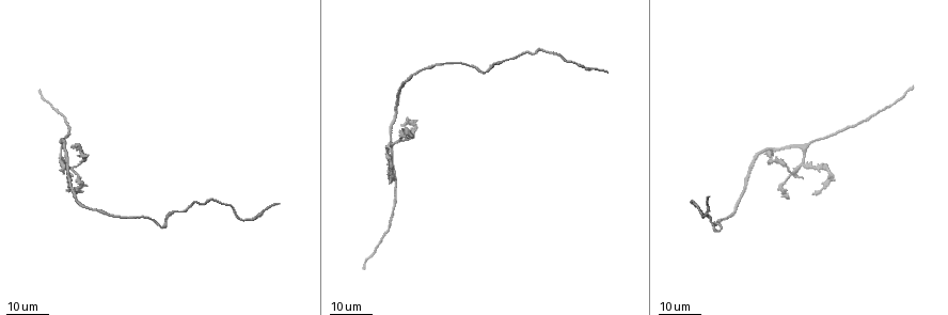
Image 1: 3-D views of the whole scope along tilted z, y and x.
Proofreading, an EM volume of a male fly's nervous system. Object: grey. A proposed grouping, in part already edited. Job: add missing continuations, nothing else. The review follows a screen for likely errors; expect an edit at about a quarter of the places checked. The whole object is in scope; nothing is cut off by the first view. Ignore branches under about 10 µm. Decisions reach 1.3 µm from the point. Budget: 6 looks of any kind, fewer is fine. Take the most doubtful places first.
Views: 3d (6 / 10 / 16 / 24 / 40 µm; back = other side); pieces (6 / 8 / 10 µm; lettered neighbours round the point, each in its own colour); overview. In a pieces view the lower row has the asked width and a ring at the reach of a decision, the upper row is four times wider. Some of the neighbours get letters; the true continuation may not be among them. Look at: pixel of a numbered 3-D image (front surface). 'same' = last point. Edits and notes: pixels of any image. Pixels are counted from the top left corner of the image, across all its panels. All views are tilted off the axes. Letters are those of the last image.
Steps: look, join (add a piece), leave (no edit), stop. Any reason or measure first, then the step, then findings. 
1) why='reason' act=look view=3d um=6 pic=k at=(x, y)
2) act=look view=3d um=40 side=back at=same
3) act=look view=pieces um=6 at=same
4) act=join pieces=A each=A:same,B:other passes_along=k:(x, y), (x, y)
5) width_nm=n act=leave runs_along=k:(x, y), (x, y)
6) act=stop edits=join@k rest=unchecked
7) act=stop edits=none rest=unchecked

why='end of a long branch' act=look view=3d um=24 pic=1 at=(607, 71)

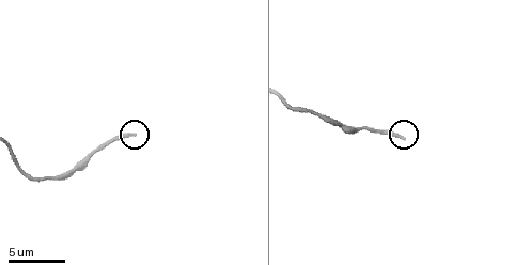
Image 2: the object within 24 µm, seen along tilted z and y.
act=look view=pieces um=8 pic=2 at=(133, 136)

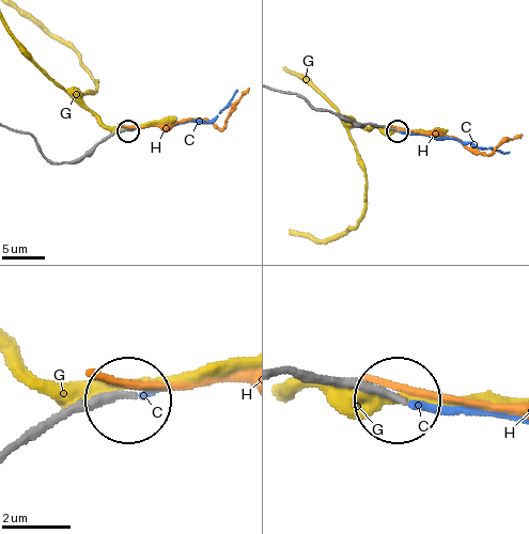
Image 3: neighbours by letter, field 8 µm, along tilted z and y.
width_nm=220 act=join pieces=C each=C:same,G:other,H:other passes_along=3:(106, 140), (146, 126), (209, 121), (237, 91) found='the neuron continues'

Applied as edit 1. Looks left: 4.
act=look view=overview

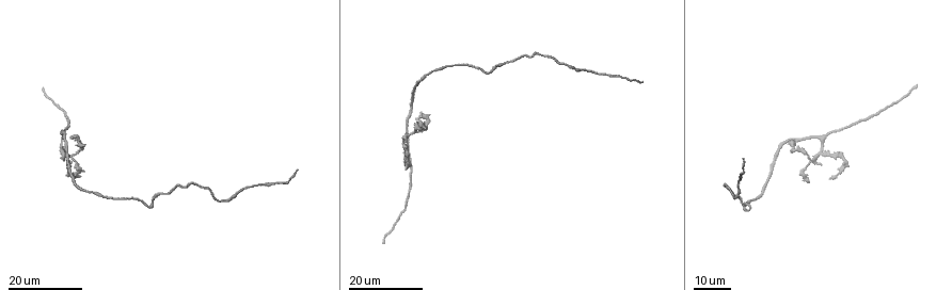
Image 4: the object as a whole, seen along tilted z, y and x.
why='end of a long branch' act=look view=3d um=24 pic=4 at=(743, 158)

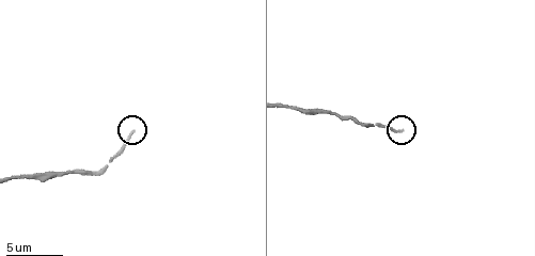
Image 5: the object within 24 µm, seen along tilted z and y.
act=look view=pieces um=8 pic=5 at=(134, 131)

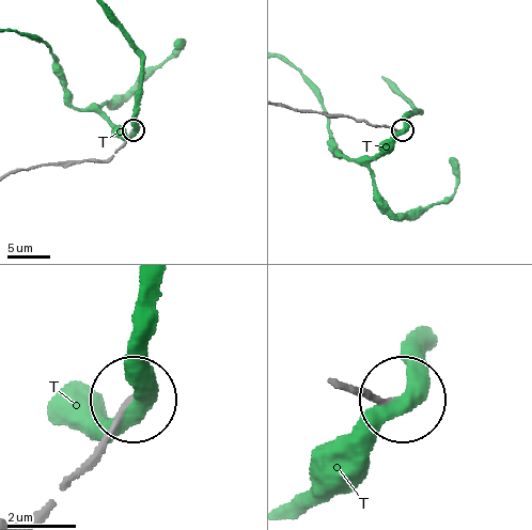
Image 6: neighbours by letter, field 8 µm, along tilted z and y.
width_nm=160 act=leave each=T:other runs_along=6:(285, 106), (344, 114), (402, 130) found='no lettered piece goes on from it'

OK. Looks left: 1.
act=stop edits=join@3 rest=unchecked

